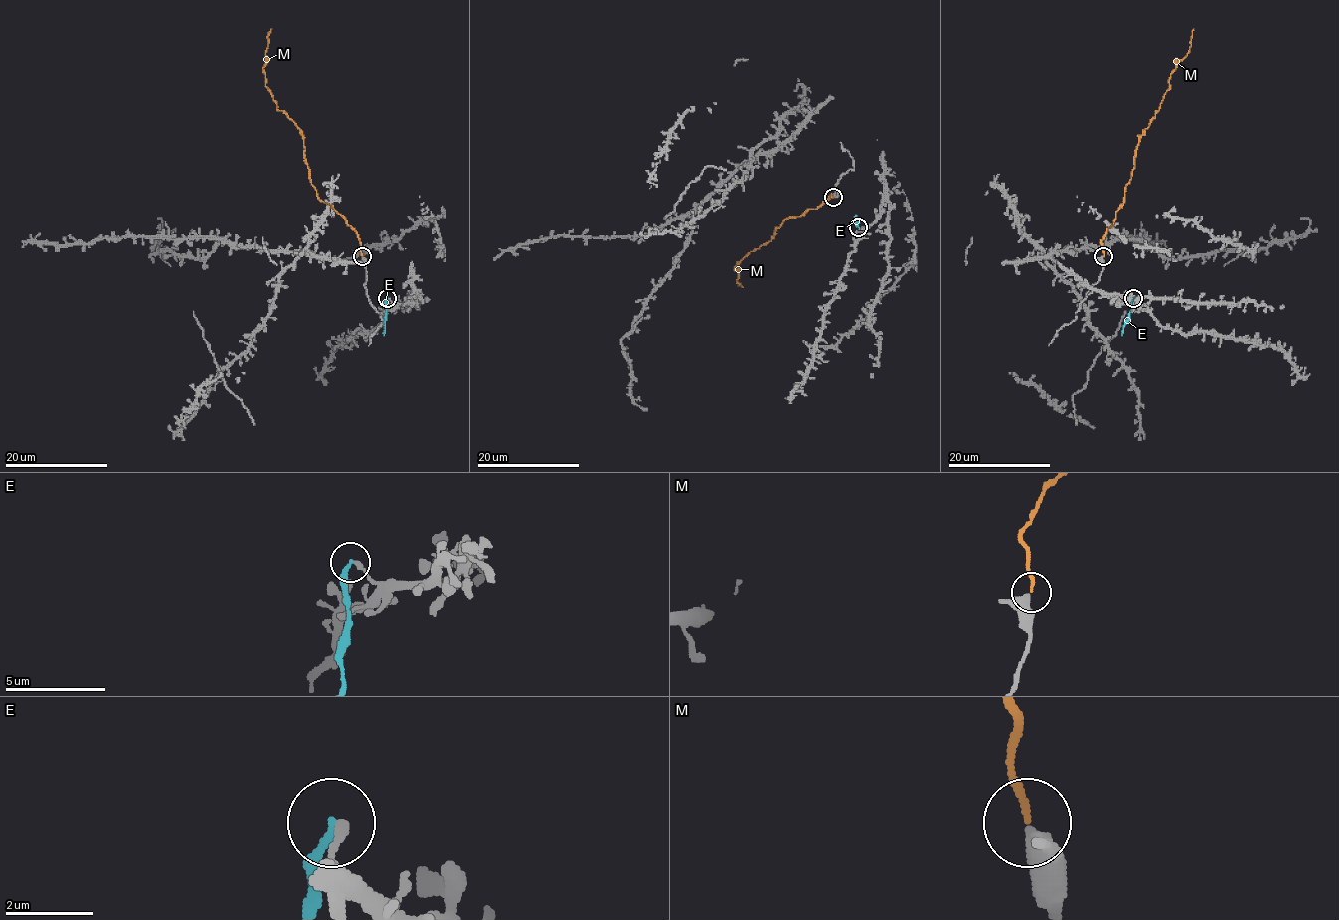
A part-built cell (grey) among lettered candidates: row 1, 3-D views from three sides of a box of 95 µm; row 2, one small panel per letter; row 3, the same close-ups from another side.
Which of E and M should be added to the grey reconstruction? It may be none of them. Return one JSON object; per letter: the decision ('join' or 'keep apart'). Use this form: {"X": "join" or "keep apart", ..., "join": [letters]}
{"E": "keep apart", "M": "join", "join": ["M"]}

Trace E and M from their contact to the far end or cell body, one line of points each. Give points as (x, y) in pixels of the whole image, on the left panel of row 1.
E: (386, 298), (384, 335)
M: (362, 256), (356, 232), (321, 201), (311, 183), (302, 131), (276, 108), (265, 85), (262, 68), (271, 28)

